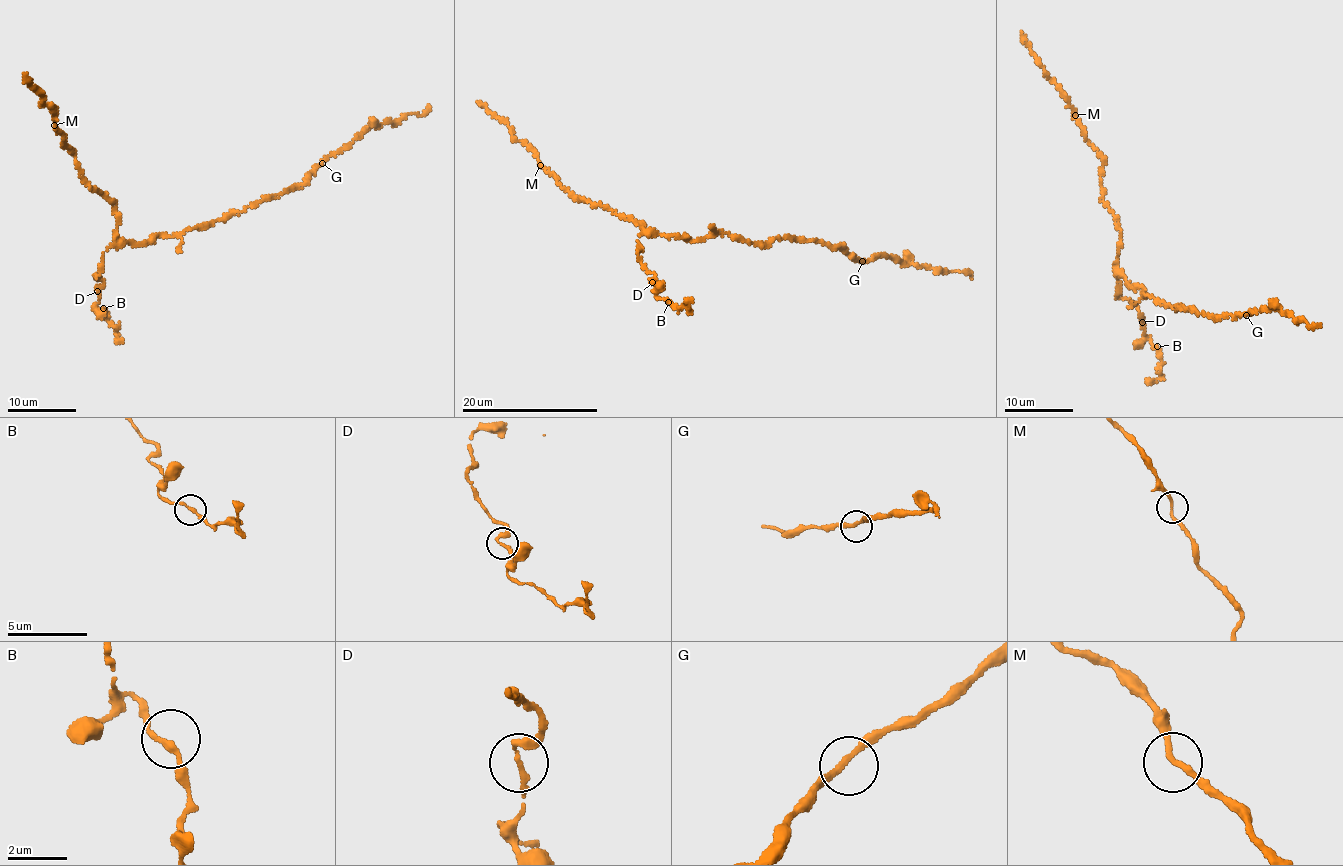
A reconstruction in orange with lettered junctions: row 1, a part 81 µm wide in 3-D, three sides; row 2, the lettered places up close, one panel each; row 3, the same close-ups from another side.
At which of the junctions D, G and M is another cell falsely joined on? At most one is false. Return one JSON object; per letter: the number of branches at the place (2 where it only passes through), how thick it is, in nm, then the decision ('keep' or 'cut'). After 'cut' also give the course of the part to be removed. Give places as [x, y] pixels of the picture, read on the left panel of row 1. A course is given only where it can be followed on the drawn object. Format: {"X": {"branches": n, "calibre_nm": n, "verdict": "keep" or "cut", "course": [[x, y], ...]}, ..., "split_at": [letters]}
{"D": {"branches": 2, "calibre_nm": 170, "verdict": "keep"}, "G": {"branches": 2, "calibre_nm": 200, "verdict": "keep"}, "M": {"branches": 2, "calibre_nm": 190, "verdict": "keep"}, "split_at": []}

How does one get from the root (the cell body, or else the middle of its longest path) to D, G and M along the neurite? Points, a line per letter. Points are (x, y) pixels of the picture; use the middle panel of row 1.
D: (705, 238), (688, 241), (652, 232), (640, 234), (638, 244), (642, 249), (639, 258), (655, 276), (652, 282)
G: (705, 238), (720, 231), (763, 244), (780, 238), (817, 240), (840, 247), (862, 261)
M: (705, 238), (688, 241), (676, 235), (648, 235), (642, 223), (578, 199), (540, 165)

